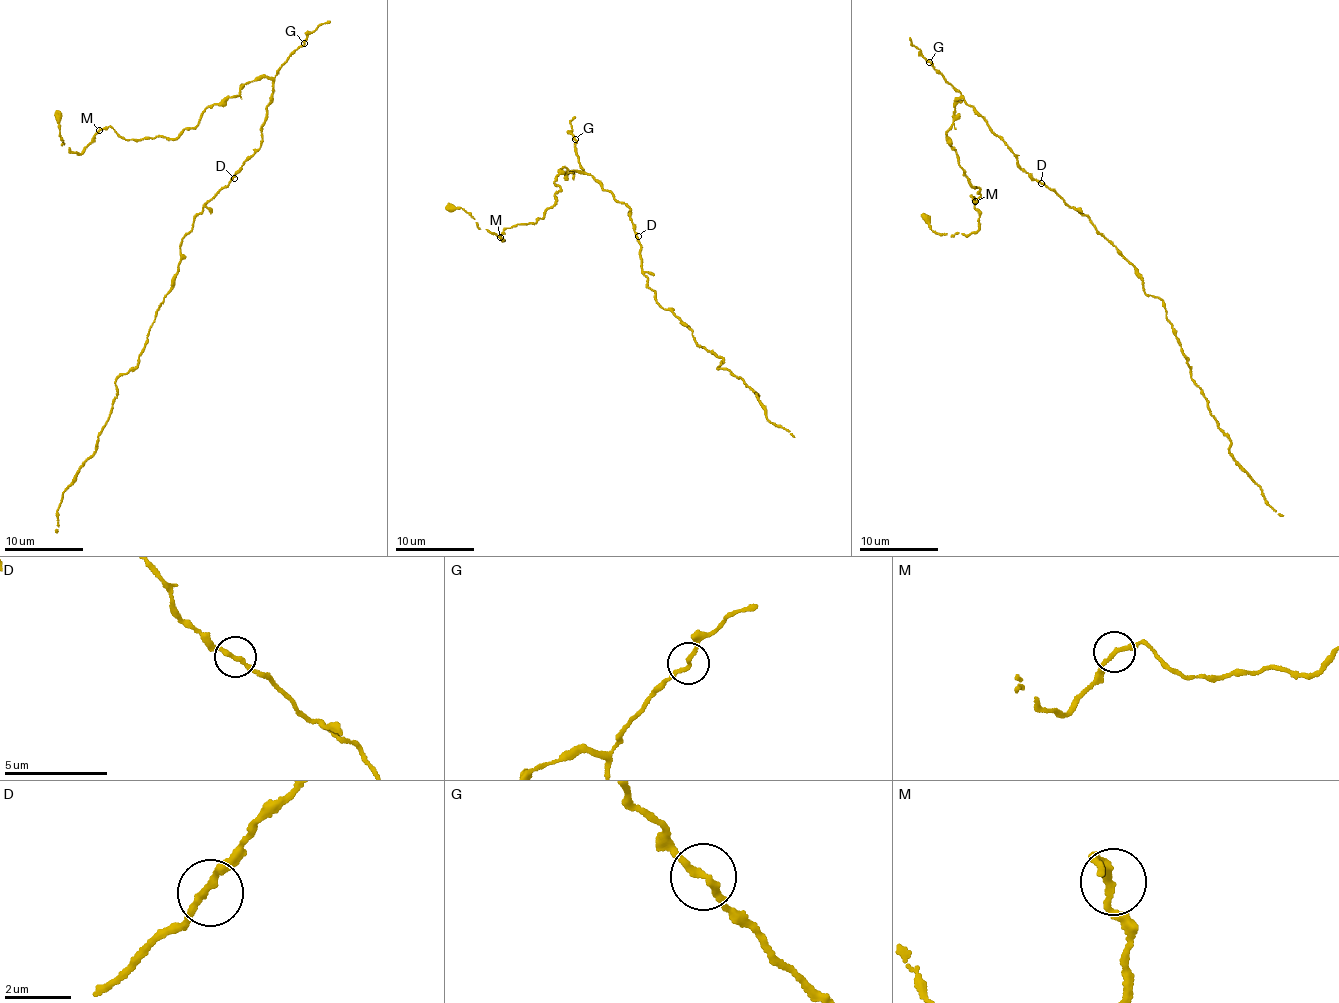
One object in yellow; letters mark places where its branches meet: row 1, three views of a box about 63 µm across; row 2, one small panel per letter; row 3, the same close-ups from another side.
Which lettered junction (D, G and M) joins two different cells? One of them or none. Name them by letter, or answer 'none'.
none

